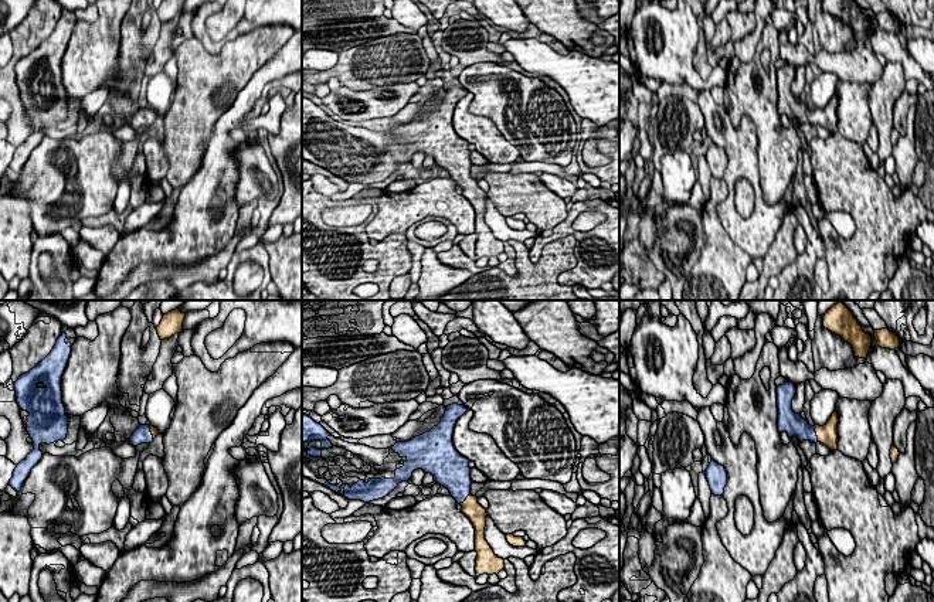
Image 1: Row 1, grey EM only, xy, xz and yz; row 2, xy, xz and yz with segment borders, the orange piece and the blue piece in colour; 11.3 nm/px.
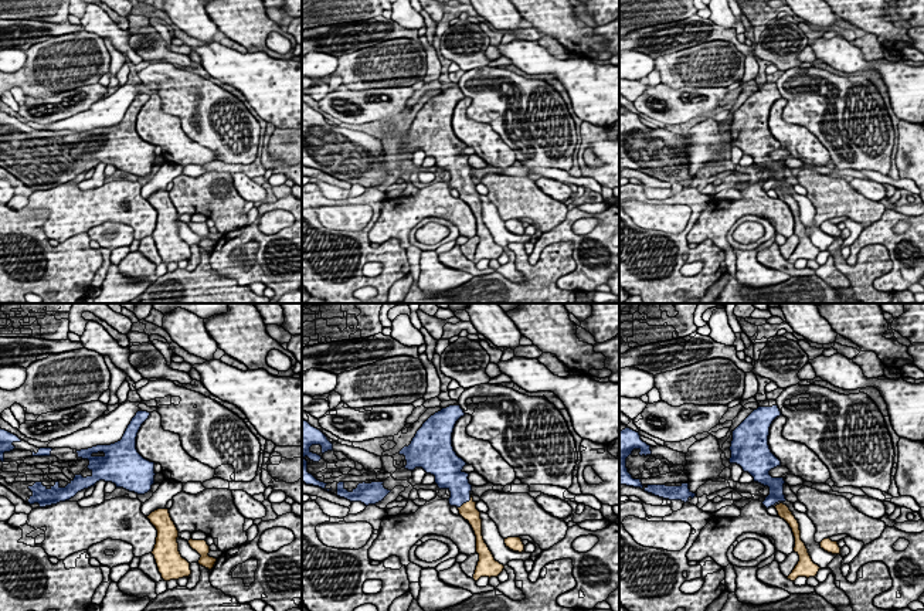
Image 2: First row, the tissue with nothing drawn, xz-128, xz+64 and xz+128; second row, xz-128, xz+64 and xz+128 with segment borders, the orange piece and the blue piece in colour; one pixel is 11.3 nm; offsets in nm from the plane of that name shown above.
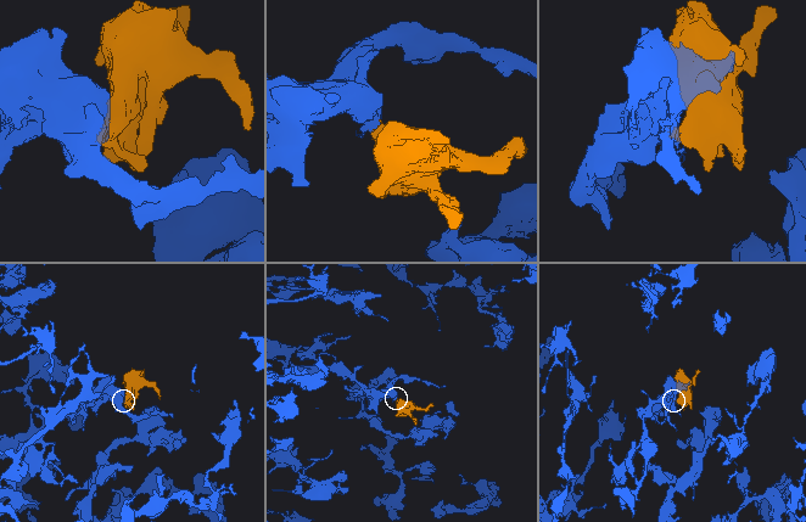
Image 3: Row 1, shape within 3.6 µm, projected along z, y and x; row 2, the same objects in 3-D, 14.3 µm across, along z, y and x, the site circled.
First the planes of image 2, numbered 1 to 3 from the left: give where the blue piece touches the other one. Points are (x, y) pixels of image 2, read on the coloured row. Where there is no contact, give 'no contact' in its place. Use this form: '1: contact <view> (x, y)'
1: no contact
2: contact xz+64 (466, 502)
3: no contact

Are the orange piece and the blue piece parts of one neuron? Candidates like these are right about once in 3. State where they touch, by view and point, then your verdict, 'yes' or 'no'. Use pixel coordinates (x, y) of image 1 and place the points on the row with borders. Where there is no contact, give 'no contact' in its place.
contact yz (817, 434); yes

